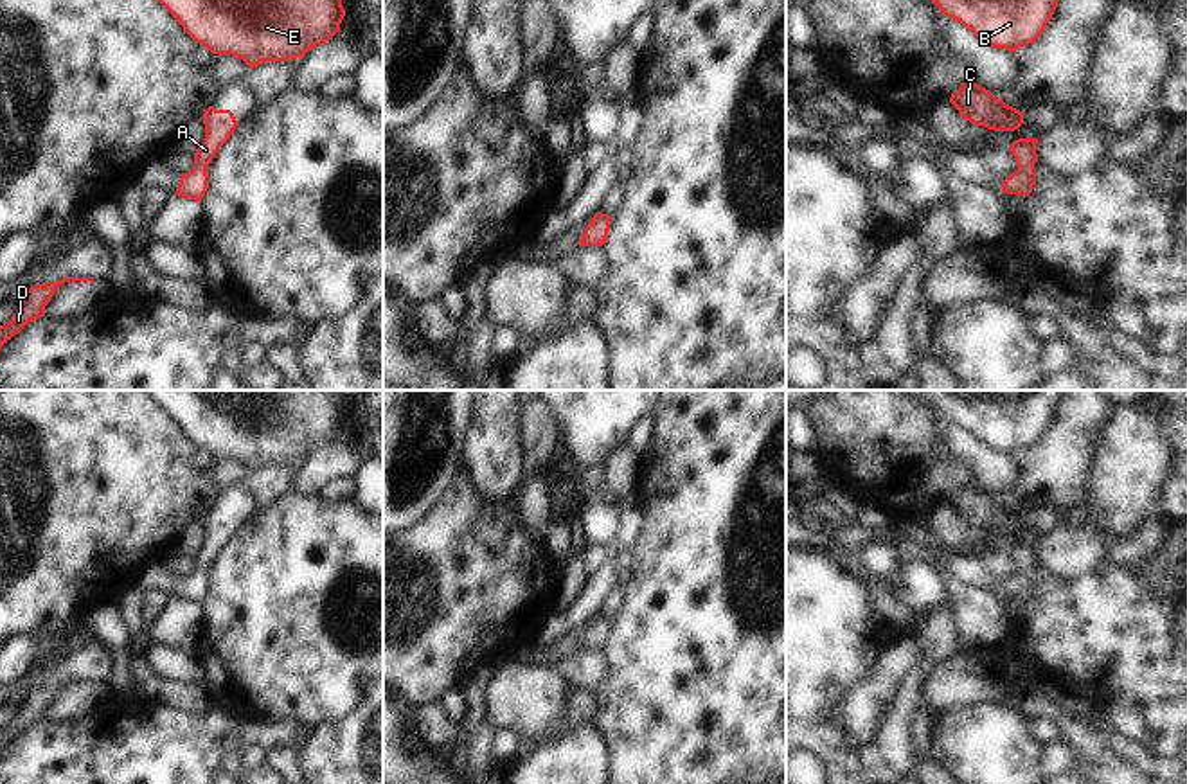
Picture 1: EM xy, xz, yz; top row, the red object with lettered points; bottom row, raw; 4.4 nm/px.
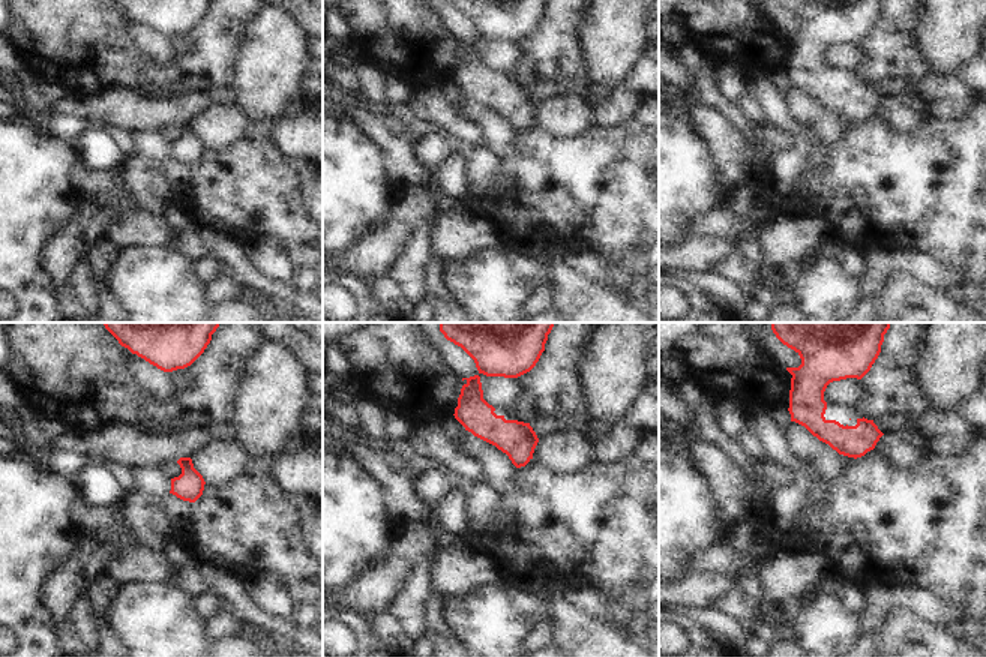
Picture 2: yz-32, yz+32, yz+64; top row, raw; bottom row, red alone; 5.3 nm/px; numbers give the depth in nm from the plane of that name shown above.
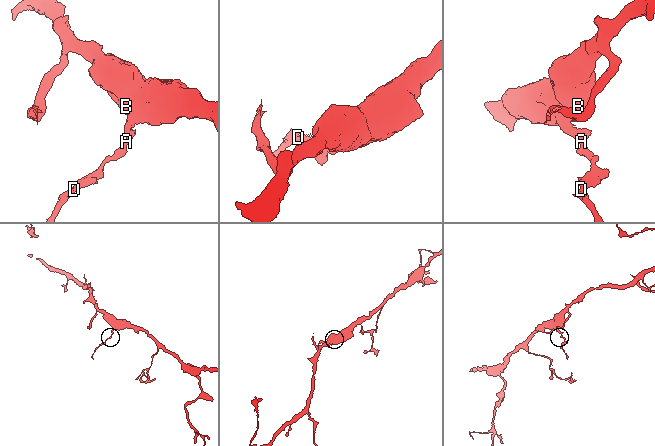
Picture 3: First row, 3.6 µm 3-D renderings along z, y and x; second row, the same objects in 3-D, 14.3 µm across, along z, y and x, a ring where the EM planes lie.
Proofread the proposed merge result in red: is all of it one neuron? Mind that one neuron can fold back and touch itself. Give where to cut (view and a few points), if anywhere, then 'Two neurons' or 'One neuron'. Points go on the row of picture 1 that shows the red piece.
No split. One neuron

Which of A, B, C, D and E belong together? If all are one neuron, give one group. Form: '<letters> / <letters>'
A B C D E

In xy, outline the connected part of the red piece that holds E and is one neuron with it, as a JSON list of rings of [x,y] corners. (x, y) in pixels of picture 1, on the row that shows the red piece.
[[[158,0],[183,31],[212,54],[232,54],[250,68],[304,58],[329,41],[345,16],[342,0]]]

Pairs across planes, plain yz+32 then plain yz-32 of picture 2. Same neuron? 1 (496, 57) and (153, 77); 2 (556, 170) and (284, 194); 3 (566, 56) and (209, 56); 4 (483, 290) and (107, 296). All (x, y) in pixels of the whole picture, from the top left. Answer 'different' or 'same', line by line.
1: different
2: same
3: same
4: different

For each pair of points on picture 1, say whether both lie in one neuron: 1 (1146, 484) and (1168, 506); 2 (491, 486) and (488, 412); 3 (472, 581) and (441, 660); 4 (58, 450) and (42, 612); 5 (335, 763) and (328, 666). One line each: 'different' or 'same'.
1: different
2: same
3: same
4: same
5: different

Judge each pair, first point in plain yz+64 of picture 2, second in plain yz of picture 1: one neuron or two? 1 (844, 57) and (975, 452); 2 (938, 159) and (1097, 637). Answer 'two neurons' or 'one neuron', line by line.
1: one neuron
2: one neuron

